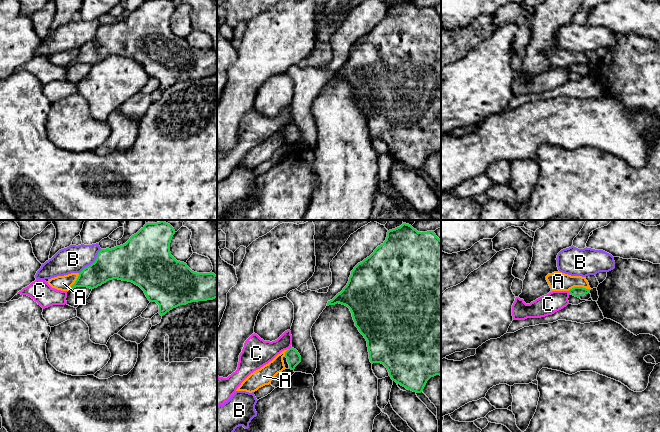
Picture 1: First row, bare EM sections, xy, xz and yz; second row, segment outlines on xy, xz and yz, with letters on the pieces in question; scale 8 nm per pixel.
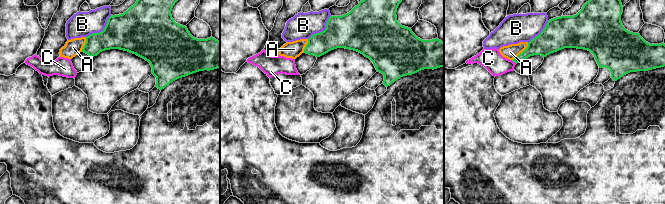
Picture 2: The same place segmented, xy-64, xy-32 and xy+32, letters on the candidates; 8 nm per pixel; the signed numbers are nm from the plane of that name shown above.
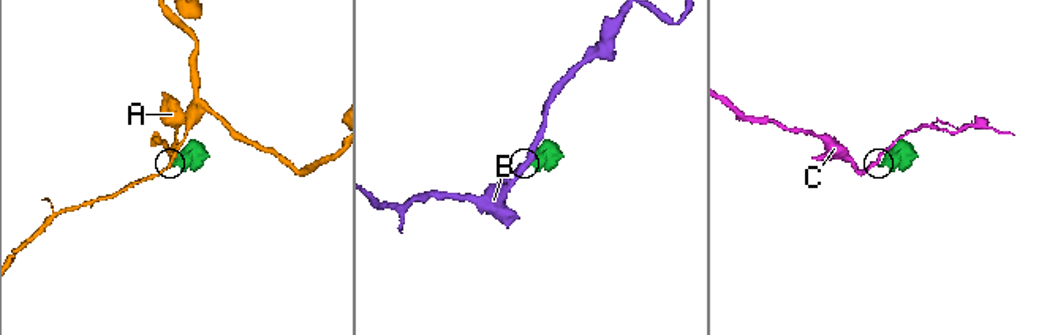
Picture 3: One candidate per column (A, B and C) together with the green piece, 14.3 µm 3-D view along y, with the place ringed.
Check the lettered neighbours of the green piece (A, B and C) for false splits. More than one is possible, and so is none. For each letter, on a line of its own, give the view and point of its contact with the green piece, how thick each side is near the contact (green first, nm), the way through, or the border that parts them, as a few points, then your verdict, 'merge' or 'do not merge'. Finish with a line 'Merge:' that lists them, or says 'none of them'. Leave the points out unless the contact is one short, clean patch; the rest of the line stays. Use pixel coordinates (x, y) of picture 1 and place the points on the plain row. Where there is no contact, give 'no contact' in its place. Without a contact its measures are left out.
A: yz (579, 63) | 80/160 nm | do not merge
B: xy (92, 39) | 280/220 nm | do not merge
C: xz (289, 124) | 110/200 nm | along xz (291, 123), (288, 125) | do not merge
Merge: none of them

